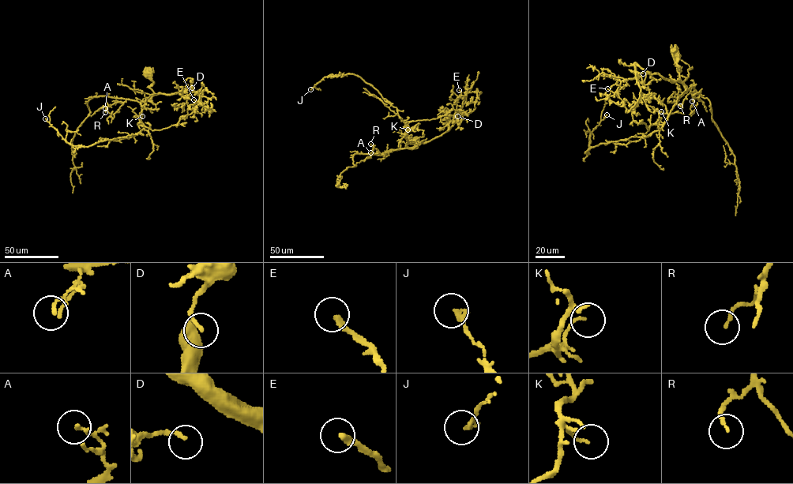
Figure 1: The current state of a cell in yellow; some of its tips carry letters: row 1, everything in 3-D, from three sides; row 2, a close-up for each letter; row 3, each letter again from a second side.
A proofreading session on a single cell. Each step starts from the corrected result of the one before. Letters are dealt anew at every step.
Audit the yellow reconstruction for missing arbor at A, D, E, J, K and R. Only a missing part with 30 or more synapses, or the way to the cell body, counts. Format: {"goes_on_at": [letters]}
{"goes_on_at": ["E"]}

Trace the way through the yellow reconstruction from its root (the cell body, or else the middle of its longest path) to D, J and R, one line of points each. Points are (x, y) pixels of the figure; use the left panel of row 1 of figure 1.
D: (148, 73), (154, 82), (148, 86), (153, 94), (177, 93), (189, 88), (191, 80), (192, 88)
J: (148, 73), (153, 93), (140, 103), (143, 129), (136, 135), (72, 145), (45, 118)
R: (148, 73), (154, 83), (148, 86), (153, 93), (146, 100), (126, 99), (105, 106), (107, 102), (105, 112)

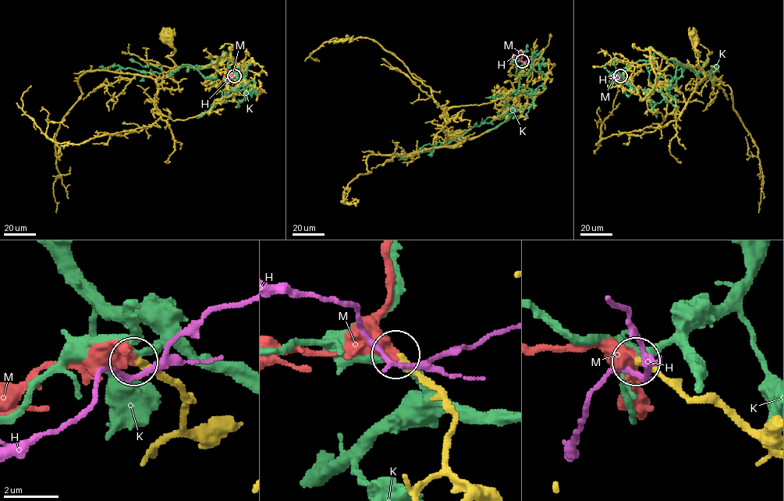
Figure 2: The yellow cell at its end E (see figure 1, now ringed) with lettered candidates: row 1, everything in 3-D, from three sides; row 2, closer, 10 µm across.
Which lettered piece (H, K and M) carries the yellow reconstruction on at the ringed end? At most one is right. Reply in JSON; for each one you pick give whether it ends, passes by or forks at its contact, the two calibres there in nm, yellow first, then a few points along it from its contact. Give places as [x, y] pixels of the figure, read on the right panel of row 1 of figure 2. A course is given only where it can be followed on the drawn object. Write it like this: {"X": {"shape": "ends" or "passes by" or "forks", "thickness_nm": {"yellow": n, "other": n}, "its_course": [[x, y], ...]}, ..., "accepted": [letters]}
{"M": {"shape": "ends", "thickness_nm": {"yellow": 260, "other": 440}, "its_course": [[620, 75], [608, 76]]}, "accepted": ["M"]}

